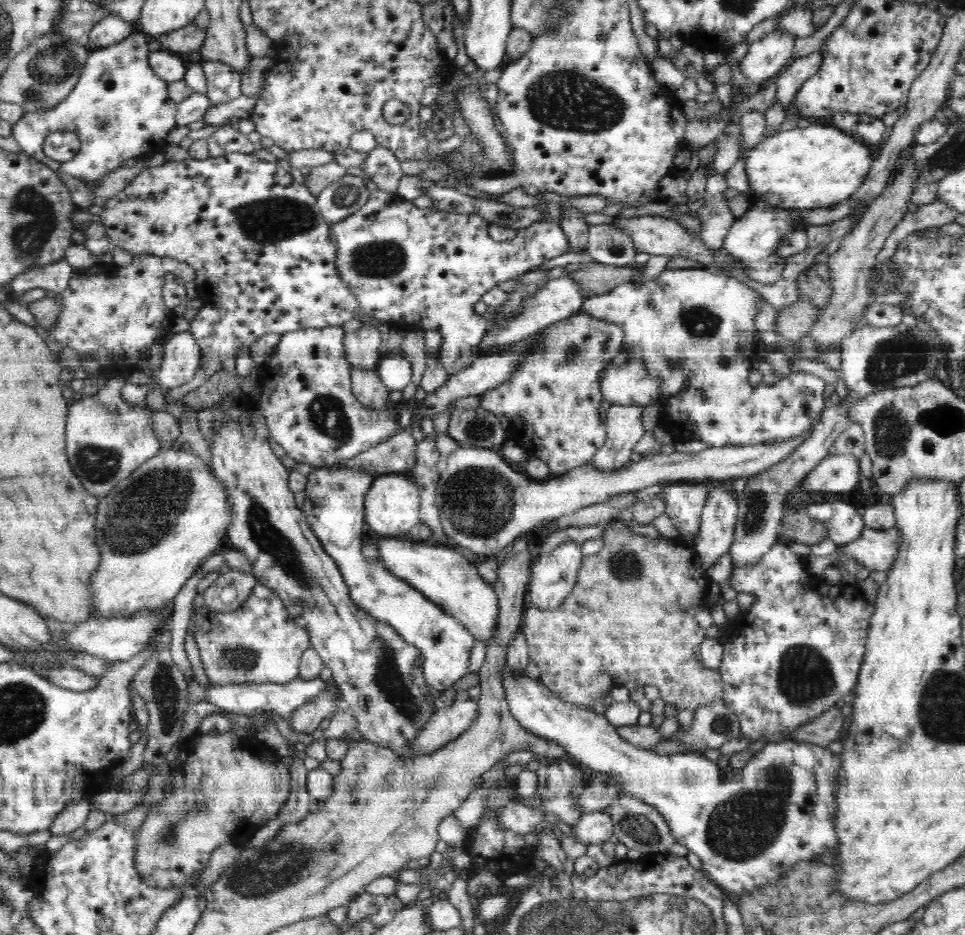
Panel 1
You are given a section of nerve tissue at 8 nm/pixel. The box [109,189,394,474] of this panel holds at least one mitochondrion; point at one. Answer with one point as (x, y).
(282, 217)

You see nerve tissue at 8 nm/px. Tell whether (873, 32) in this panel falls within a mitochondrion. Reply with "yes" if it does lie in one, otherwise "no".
no

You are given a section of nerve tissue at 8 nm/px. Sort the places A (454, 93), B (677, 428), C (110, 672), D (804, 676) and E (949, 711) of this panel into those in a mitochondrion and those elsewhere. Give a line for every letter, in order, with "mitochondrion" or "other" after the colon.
A: other
B: other
C: other
D: mitochondrion
E: mitochondrion

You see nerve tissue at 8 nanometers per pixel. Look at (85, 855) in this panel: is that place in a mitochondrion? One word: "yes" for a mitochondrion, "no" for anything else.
no

